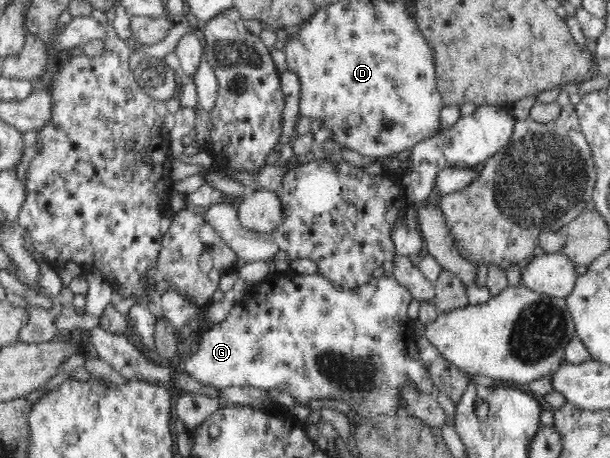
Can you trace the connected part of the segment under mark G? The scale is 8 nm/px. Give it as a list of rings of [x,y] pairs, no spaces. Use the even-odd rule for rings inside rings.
[[[296,271],[284,273],[269,272],[263,279],[254,284],[253,295],[242,298],[239,305],[230,309],[226,320],[210,326],[210,332],[202,332],[201,339],[195,352],[186,360],[186,372],[200,381],[202,385],[212,386],[216,389],[226,389],[230,387],[253,387],[258,389],[278,389],[288,393],[289,397],[304,405],[311,401],[336,400],[344,401],[350,407],[350,413],[356,415],[356,419],[364,417],[364,414],[375,415],[404,415],[404,395],[402,390],[408,388],[417,390],[422,394],[434,394],[435,386],[430,375],[429,366],[419,357],[419,350],[416,341],[416,331],[413,328],[413,321],[408,317],[408,305],[412,302],[413,294],[402,286],[394,277],[374,277],[369,283],[362,286],[350,288],[342,287],[330,278],[324,276],[322,272],[317,271],[313,274],[296,273]]]

